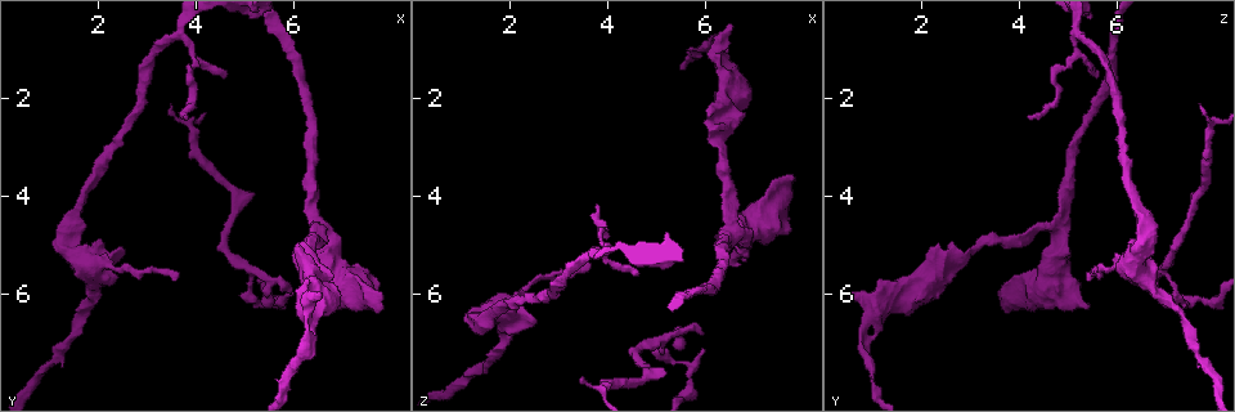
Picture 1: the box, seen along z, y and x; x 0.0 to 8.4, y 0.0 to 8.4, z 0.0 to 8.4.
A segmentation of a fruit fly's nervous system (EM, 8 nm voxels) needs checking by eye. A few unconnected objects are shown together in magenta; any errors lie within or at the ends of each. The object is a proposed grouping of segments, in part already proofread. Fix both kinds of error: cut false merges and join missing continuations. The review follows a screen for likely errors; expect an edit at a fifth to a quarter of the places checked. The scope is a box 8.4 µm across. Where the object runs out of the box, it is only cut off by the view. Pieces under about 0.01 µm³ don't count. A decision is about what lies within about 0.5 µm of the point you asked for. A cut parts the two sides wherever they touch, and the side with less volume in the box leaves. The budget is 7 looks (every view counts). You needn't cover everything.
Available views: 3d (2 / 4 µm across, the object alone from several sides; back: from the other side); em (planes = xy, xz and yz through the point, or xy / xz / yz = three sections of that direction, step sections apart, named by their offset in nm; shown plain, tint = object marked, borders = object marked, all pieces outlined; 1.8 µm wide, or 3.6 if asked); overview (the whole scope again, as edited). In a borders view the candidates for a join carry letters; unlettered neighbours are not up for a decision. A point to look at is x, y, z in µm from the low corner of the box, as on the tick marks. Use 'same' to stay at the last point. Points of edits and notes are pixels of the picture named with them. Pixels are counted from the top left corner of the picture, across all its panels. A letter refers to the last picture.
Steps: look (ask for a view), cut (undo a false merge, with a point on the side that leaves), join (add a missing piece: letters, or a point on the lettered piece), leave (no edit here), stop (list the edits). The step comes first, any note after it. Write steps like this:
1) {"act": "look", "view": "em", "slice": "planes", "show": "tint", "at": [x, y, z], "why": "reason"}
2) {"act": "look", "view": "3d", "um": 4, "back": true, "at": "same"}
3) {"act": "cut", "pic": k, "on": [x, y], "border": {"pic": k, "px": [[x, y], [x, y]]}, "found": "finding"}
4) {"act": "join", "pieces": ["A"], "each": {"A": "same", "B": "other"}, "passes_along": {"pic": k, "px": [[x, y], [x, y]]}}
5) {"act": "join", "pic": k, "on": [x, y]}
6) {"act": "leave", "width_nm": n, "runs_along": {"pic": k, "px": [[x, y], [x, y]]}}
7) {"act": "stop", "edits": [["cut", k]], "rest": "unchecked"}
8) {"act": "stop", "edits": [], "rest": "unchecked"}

{"act": "look", "view": "3d", "um": 4, "at": [7.85, 5.95, 3.65], "why": "an open end"}

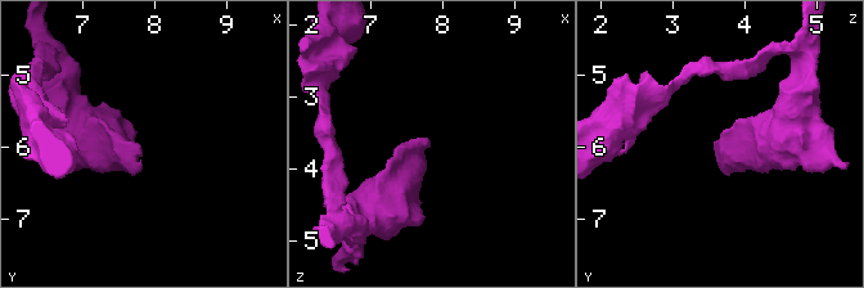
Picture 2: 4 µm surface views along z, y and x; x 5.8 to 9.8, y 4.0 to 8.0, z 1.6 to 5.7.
{"act": "look", "view": "em", "slice": "yz", "step": 16, "show": "tint", "at": [7.80, 6.00, 3.70]}

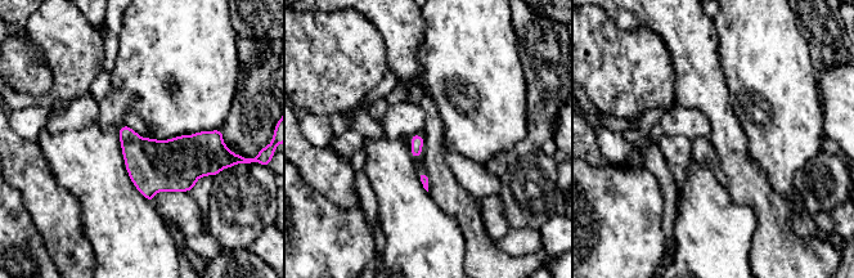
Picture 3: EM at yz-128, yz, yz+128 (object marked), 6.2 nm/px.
{"act": "look", "view": "em", "slice": "yz", "step": 16, "show": "borders", "at": "same", "why": "what lies round it"}

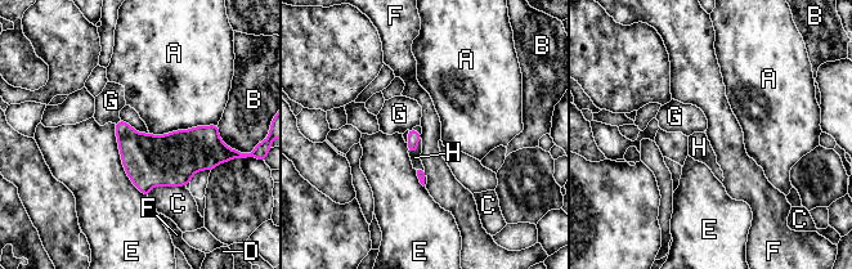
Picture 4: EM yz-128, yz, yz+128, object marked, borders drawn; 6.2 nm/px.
{"act": "join", "pieces": ["H"], "each": {"A": "other", "B": "other", "C": "other", "D": "other", "E": "other", "F": "other", "G": "other", "H": "same"}, "passes_along": {"pic": 4, "px": [[413, 135], [417, 147], [415, 157]]}, "found": "the cell continues"}

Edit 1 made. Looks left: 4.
{"act": "look", "view": "em", "slice": "planes", "show": "borders", "at": [6.55, 4.65, 4.75], "why": "narrows sharply"}

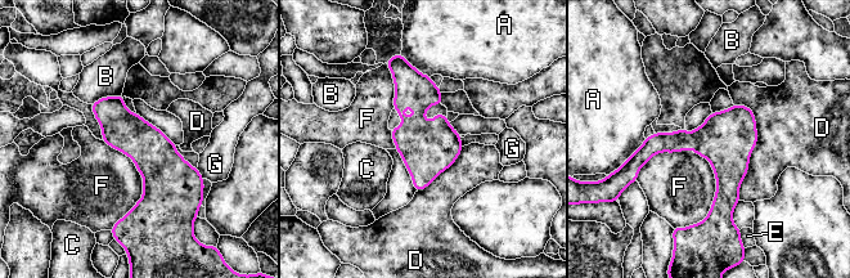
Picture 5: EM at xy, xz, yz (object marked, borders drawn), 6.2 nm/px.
{"act": "leave", "each": {"A": "other", "B": "other", "C": "other", "D": "other", "E": "other", "F": "other", "G": "other"}, "found": "all the same cell"}

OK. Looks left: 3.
{"act": "look", "view": "3d", "um": 2, "at": [5.90, 5.95, 6.80], "why": "thin end"}

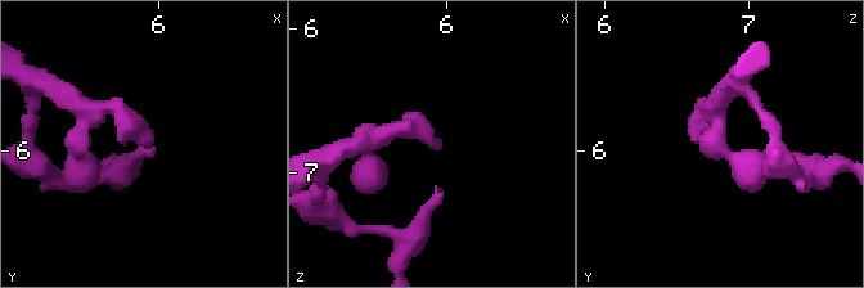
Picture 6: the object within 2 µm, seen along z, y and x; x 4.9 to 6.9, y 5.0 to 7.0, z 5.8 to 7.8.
{"act": "look", "view": "em", "slice": "planes", "show": "borders", "at": [5.92, 5.92, 6.86], "arm_widths_nm": [160, 260]}

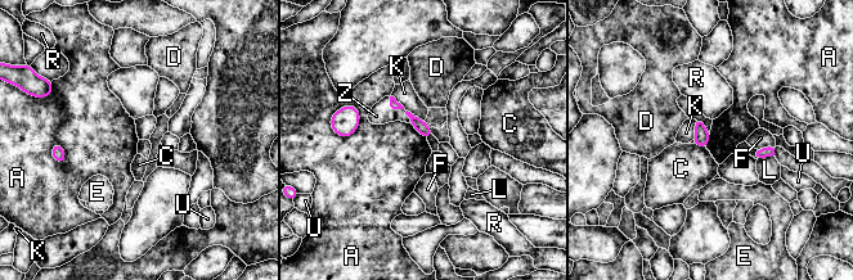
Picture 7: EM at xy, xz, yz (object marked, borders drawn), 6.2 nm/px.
{"act": "join", "pieces": ["Z"], "each": {"A": "other", "C": "other", "D": "other", "E": "other", "F": "other", "K": "other", "L": "other", "R": "other", "U": "other", "Z": "same"}, "passes_along": {"pic": 7, "px": [[394, 103], [393, 108], [381, 113]]}, "found": "the cell continues"}

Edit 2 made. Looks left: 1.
{"act": "stop", "edits": [["join", 4], ["join", 7]], "rest": "unchecked"}

